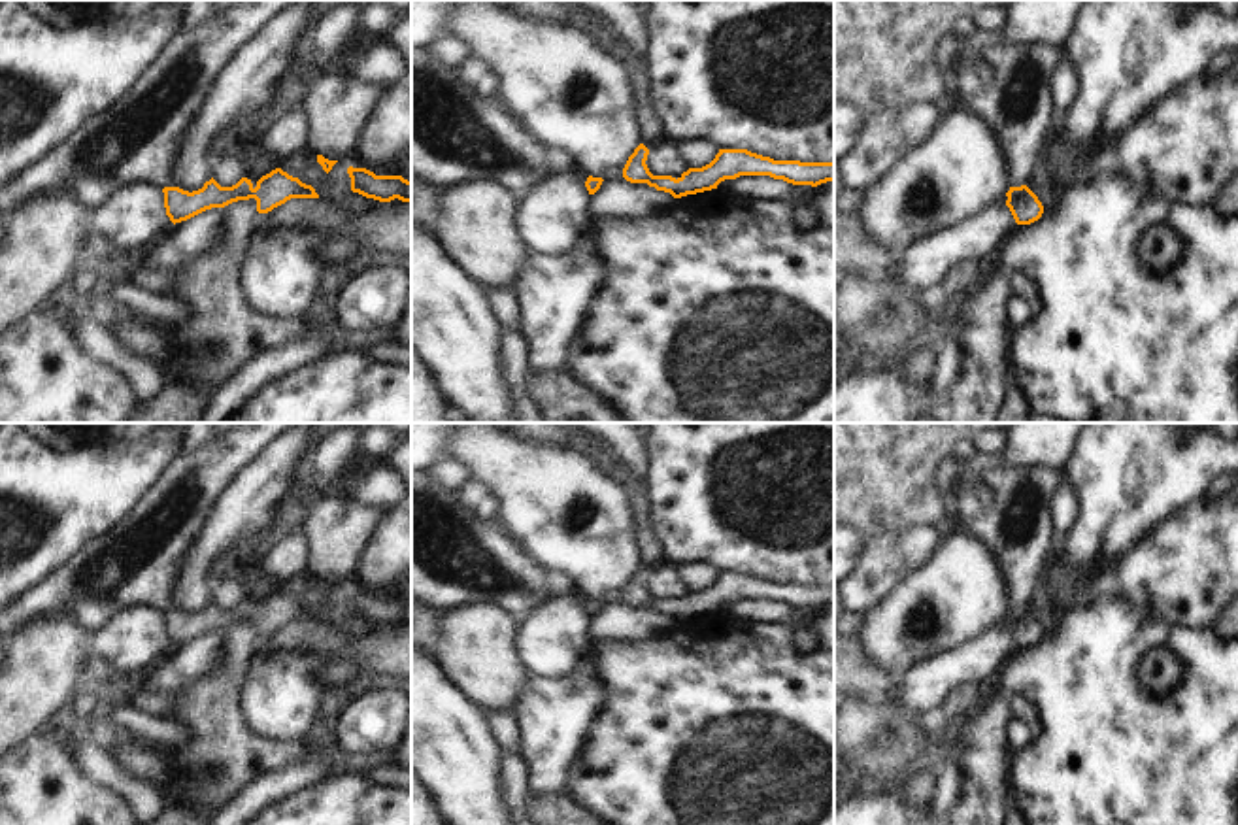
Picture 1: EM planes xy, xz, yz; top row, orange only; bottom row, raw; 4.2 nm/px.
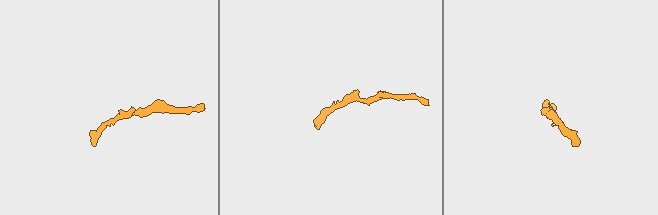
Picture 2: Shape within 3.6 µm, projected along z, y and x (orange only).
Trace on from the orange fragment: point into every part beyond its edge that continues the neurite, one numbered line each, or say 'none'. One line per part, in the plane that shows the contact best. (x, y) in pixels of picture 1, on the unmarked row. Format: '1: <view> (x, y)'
1: yz (1008, 508)

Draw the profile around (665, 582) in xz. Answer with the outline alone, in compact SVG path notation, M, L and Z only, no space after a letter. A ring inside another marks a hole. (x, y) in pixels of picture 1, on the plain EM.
M668 563L649 572L645 587L653 598L672 598L676 602L689 593L676 566Z

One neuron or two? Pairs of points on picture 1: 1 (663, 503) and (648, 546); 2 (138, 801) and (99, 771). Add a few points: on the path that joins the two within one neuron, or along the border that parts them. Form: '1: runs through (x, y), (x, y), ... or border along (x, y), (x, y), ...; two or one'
1: border along (644, 488), (650, 527), (661, 544), (665, 561); two
2: runs through (129, 791), (108, 773); one

